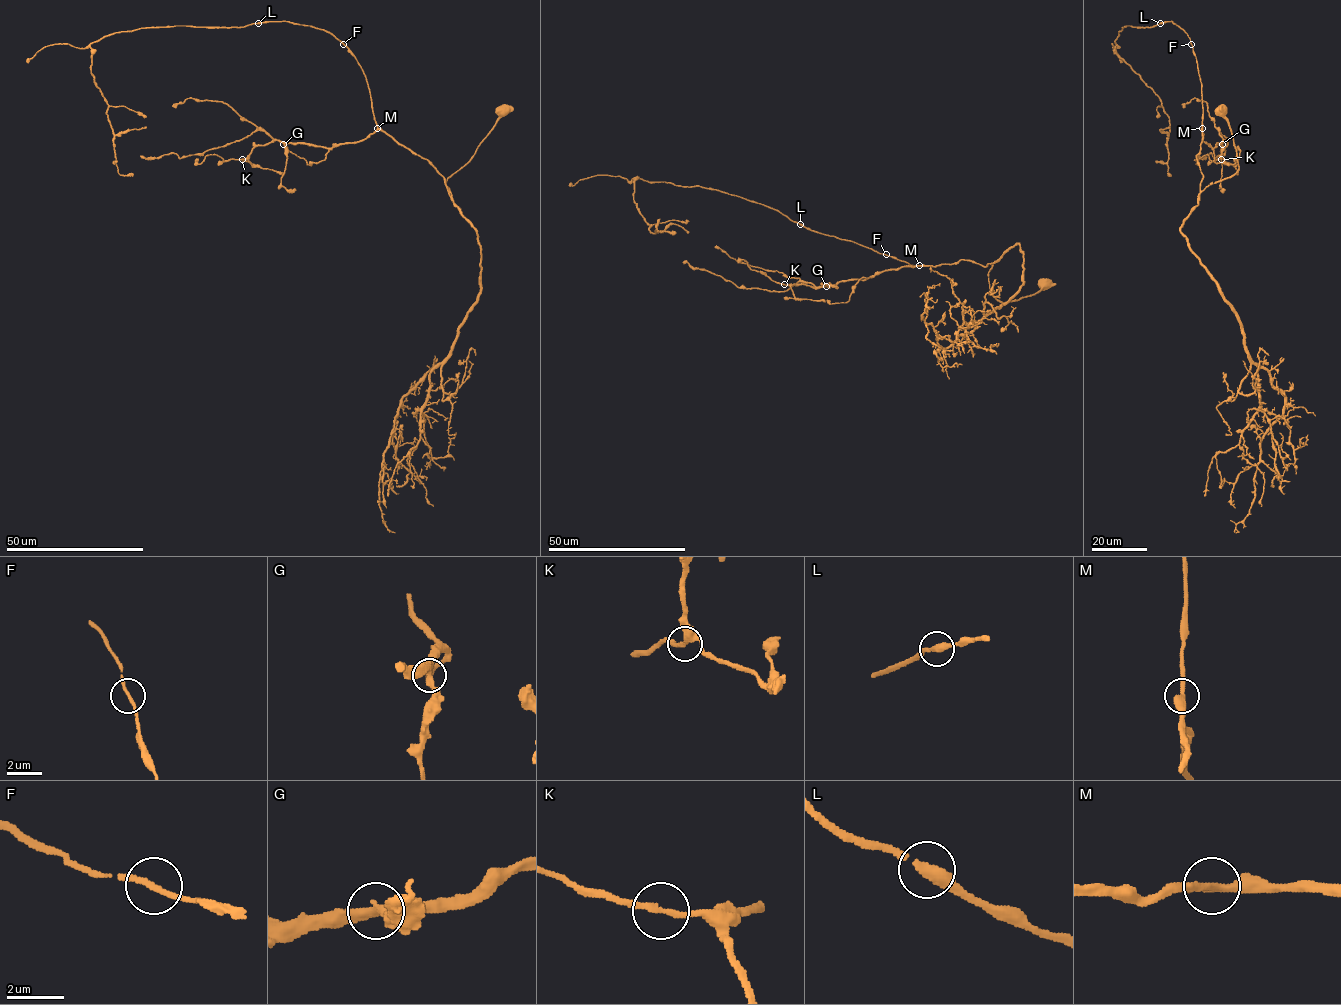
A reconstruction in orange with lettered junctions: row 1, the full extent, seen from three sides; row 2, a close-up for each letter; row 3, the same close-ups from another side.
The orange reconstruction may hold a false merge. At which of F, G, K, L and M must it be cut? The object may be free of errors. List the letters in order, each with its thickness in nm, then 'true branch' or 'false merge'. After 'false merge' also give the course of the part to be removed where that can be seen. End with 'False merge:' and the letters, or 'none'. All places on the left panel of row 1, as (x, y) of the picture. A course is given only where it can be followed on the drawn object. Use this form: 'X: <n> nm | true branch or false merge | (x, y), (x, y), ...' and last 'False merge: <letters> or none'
F: 180 nm | true branch
G: 320 nm | true branch
K: 200 nm | true branch
L: 340 nm | true branch
M: 280 nm | true branch
False merge: none

